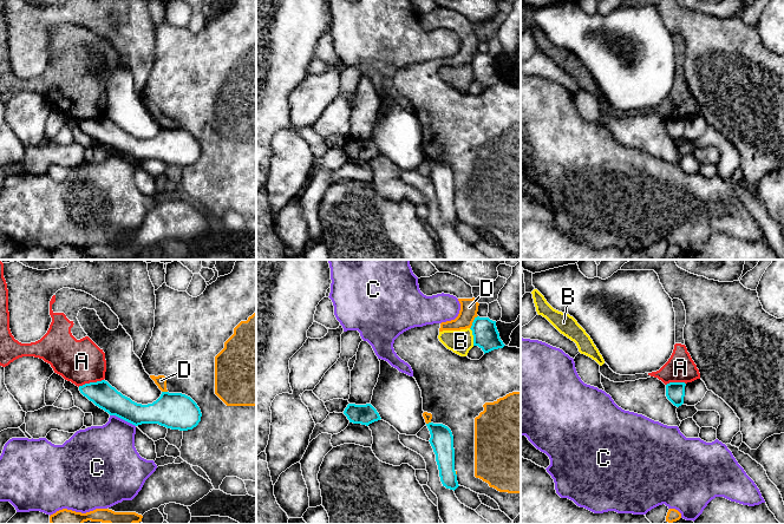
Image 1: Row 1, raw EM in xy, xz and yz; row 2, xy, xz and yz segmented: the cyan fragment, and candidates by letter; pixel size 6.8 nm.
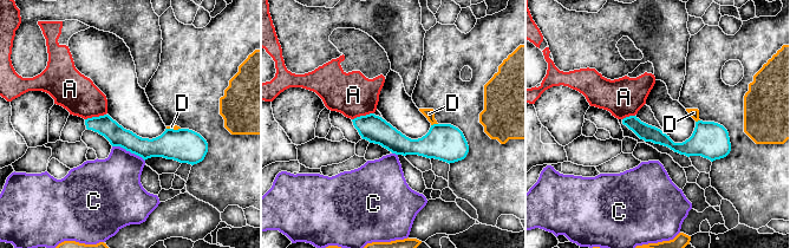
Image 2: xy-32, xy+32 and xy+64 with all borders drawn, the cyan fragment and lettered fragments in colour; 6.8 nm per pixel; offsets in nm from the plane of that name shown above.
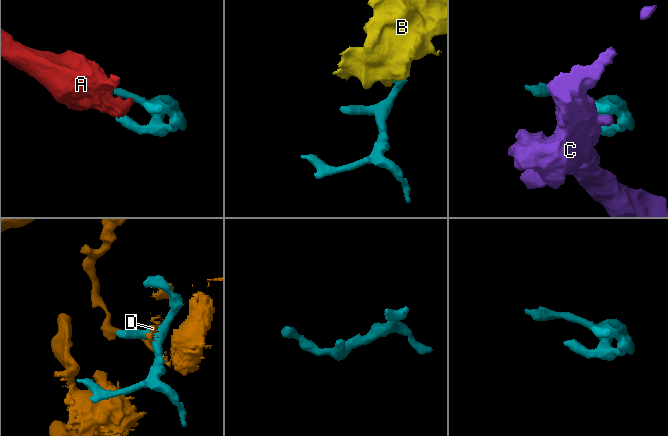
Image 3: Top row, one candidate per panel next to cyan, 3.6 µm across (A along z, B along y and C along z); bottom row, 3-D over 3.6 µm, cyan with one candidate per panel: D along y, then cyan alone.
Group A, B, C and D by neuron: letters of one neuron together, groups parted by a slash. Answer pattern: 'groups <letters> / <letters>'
groups A B / C / D

